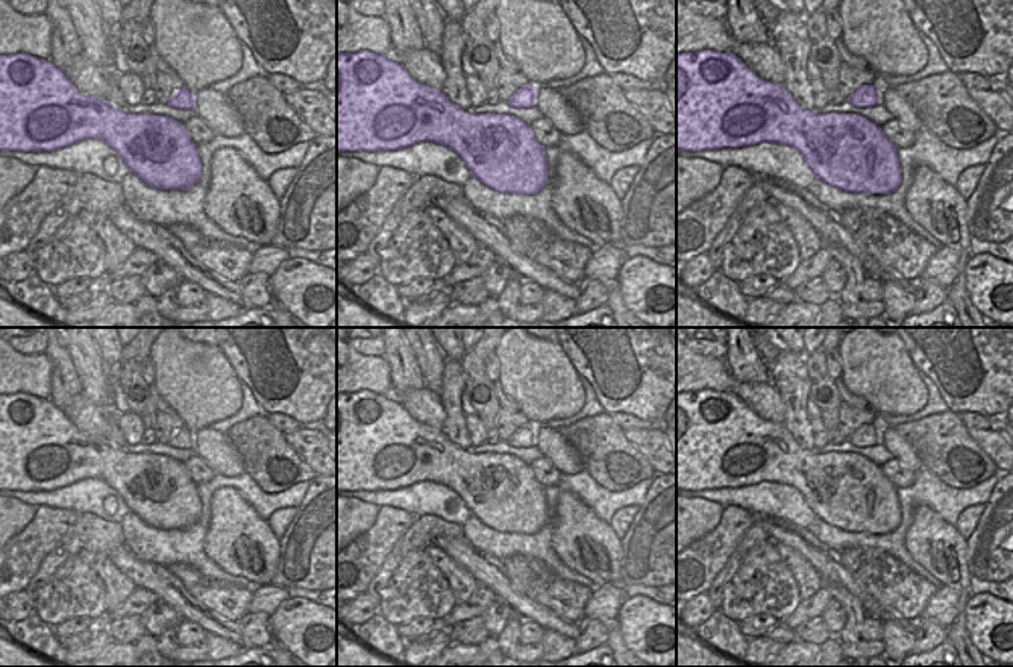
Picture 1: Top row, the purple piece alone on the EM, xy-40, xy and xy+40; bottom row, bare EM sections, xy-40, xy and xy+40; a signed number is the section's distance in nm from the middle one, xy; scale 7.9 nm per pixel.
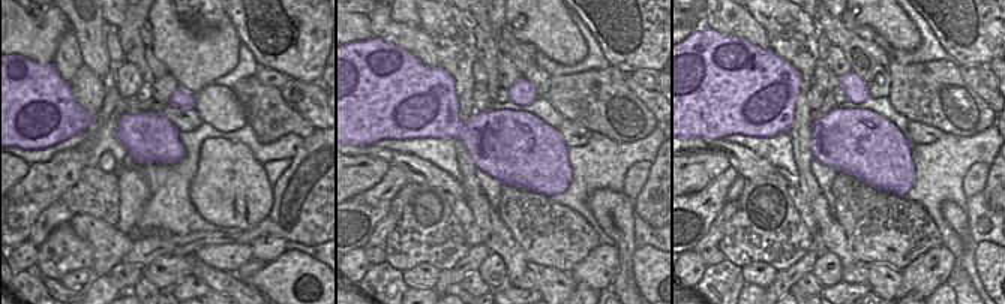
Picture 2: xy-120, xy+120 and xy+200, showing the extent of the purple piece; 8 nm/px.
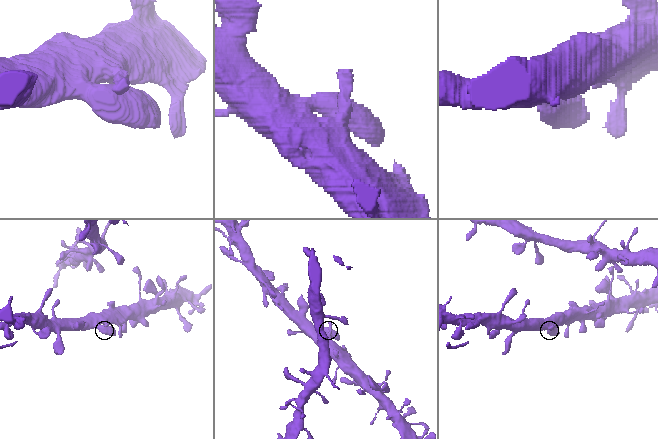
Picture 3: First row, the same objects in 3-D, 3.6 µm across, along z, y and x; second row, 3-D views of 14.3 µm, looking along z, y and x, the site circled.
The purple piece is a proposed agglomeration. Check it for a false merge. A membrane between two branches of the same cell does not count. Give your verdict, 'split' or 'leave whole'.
leave whole

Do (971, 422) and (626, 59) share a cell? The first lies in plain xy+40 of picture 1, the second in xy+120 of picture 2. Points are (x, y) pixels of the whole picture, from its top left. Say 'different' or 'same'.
different

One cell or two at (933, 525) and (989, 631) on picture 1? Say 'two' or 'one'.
two

